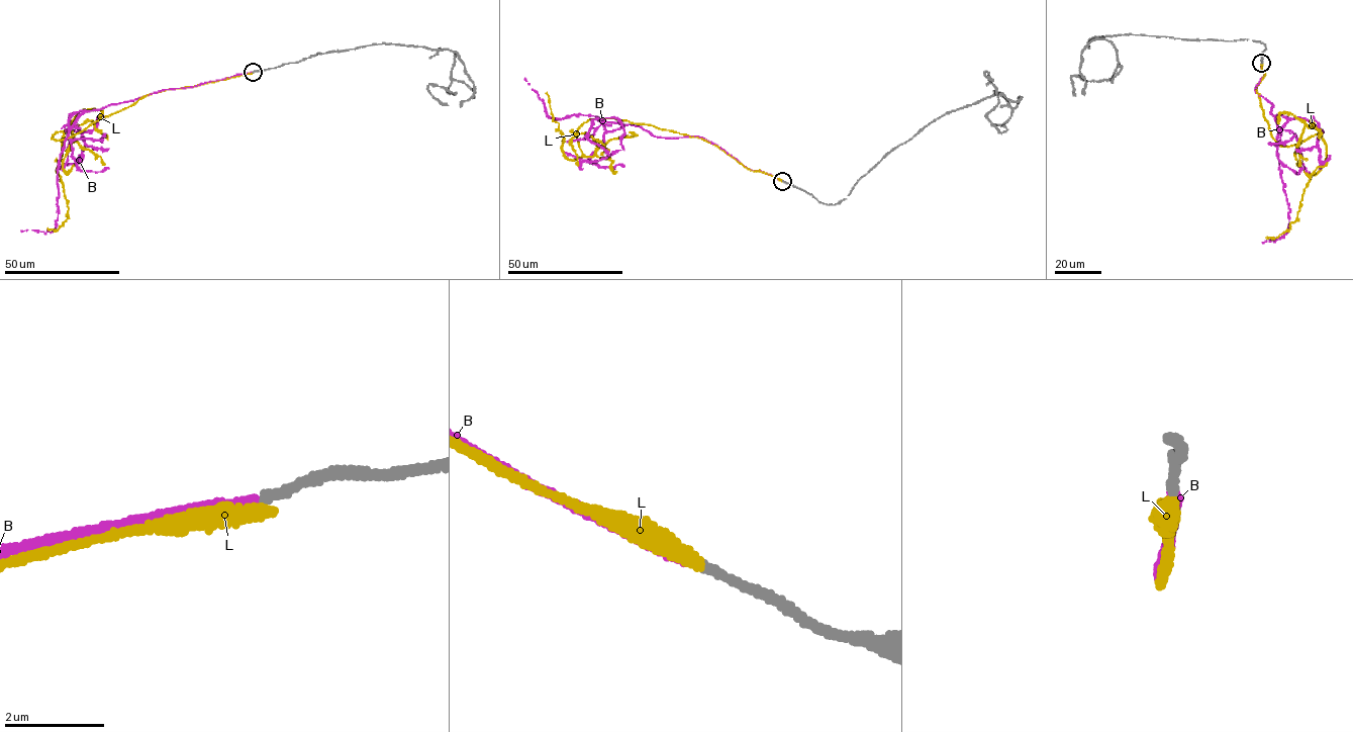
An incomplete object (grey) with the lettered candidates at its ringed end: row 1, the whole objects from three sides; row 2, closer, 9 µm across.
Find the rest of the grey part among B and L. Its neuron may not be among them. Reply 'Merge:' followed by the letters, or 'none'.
Merge: B

